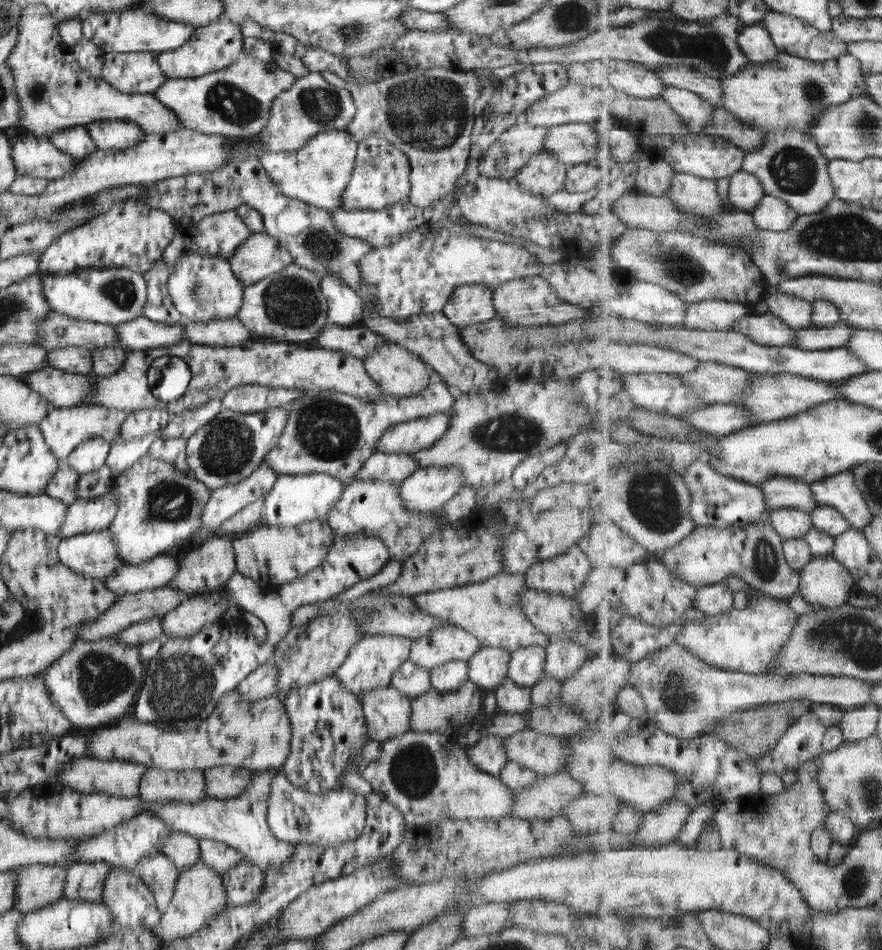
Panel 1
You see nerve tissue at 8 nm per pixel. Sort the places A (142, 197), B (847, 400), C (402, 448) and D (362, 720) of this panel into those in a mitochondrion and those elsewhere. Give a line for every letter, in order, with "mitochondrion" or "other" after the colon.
A: other
B: other
C: other
D: other

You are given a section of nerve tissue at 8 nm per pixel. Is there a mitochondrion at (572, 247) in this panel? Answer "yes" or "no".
no

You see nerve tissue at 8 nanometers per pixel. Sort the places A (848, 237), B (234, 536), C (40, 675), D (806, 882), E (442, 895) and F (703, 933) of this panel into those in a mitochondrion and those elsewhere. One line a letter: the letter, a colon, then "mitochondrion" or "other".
A: mitochondrion
B: other
C: other
D: other
E: other
F: other

